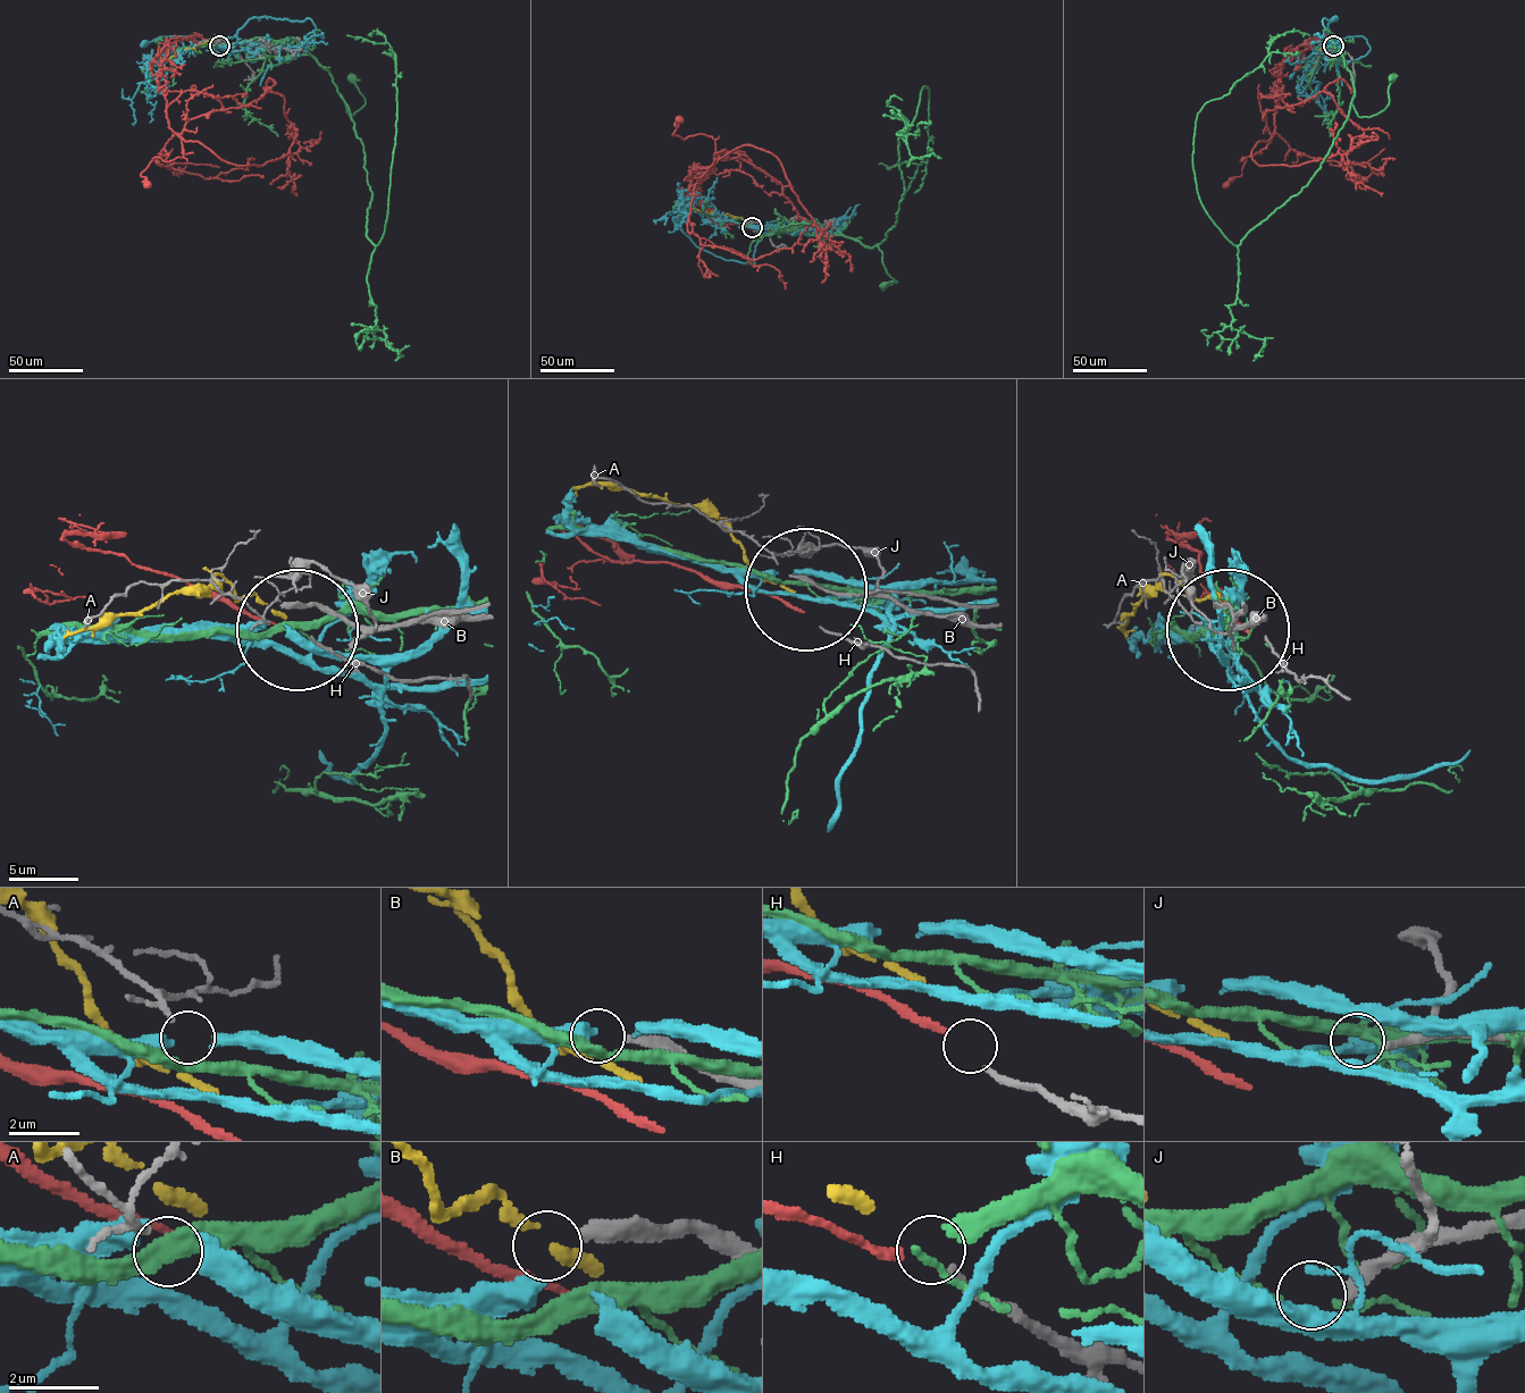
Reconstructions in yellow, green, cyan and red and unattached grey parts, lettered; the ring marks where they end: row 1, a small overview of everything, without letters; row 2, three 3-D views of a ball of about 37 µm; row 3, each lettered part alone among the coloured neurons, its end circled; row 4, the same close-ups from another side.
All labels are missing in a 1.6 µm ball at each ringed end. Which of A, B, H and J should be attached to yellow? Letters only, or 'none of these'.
none of these

